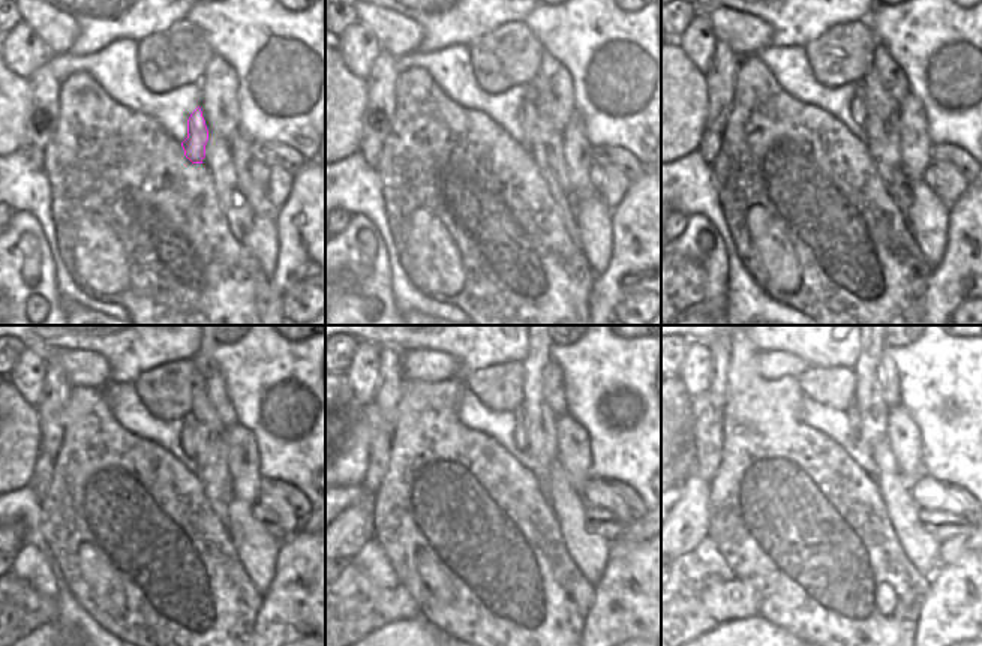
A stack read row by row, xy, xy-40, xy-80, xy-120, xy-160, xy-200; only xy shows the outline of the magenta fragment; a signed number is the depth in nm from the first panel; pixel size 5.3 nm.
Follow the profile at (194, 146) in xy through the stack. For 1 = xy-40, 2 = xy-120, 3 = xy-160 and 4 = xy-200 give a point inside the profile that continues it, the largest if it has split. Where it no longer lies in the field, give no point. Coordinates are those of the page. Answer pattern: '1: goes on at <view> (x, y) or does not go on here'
1: goes on at xy-40 (526, 116)
2: goes on at xy-120 (186, 438)
3: goes on at xy-160 (520, 439)
4: goes on at xy-200 (853, 415)

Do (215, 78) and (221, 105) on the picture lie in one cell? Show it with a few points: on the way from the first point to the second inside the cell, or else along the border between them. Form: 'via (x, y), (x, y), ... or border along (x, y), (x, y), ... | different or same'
via (219, 84), (219, 99) | same

